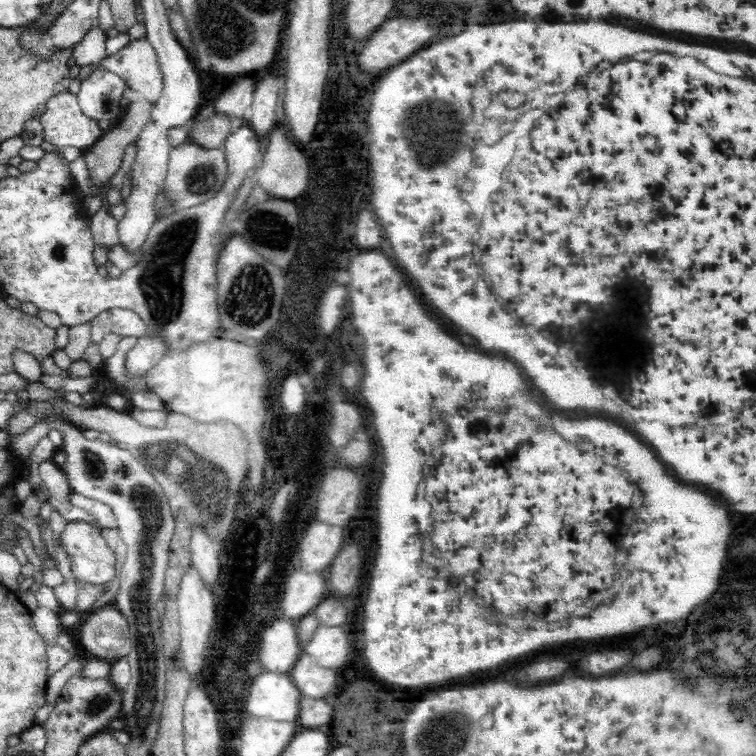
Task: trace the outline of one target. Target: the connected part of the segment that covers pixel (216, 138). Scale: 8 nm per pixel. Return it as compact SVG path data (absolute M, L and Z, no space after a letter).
M216 113L212 118L192 124L188 128L187 137L196 145L212 149L223 147L226 137L232 132L232 120L226 113Z

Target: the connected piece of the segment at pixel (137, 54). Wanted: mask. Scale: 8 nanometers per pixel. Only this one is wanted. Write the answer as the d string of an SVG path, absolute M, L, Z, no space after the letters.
M147 37L130 41L124 48L102 59L98 68L112 71L125 80L126 86L142 92L151 106L160 98L163 74L156 51Z

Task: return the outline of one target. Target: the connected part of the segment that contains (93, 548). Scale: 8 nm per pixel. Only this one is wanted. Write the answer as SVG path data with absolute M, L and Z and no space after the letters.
M84 521L66 524L62 547L70 559L70 568L80 583L107 584L115 574L116 557L100 535L101 527Z

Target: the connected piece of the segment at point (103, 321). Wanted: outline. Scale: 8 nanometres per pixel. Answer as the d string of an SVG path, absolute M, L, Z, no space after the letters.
M128 309L105 310L92 319L91 342L100 345L105 334L118 334L121 338L136 336L140 338L147 334L146 323L140 315Z

